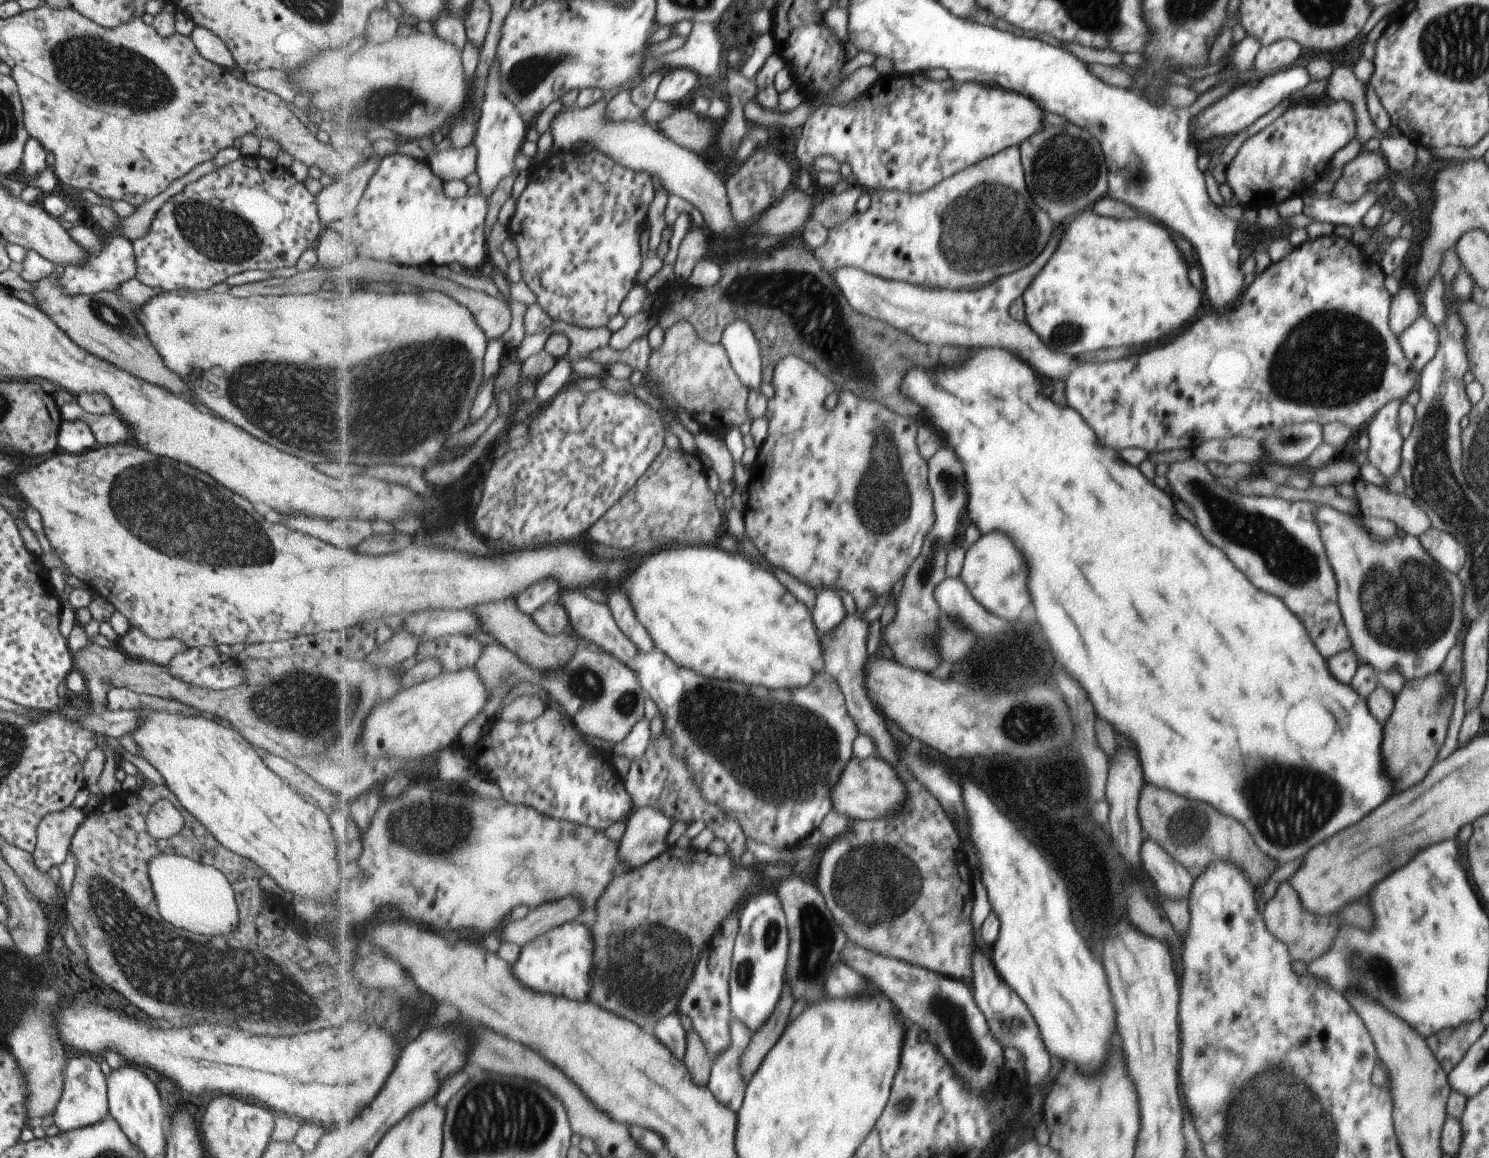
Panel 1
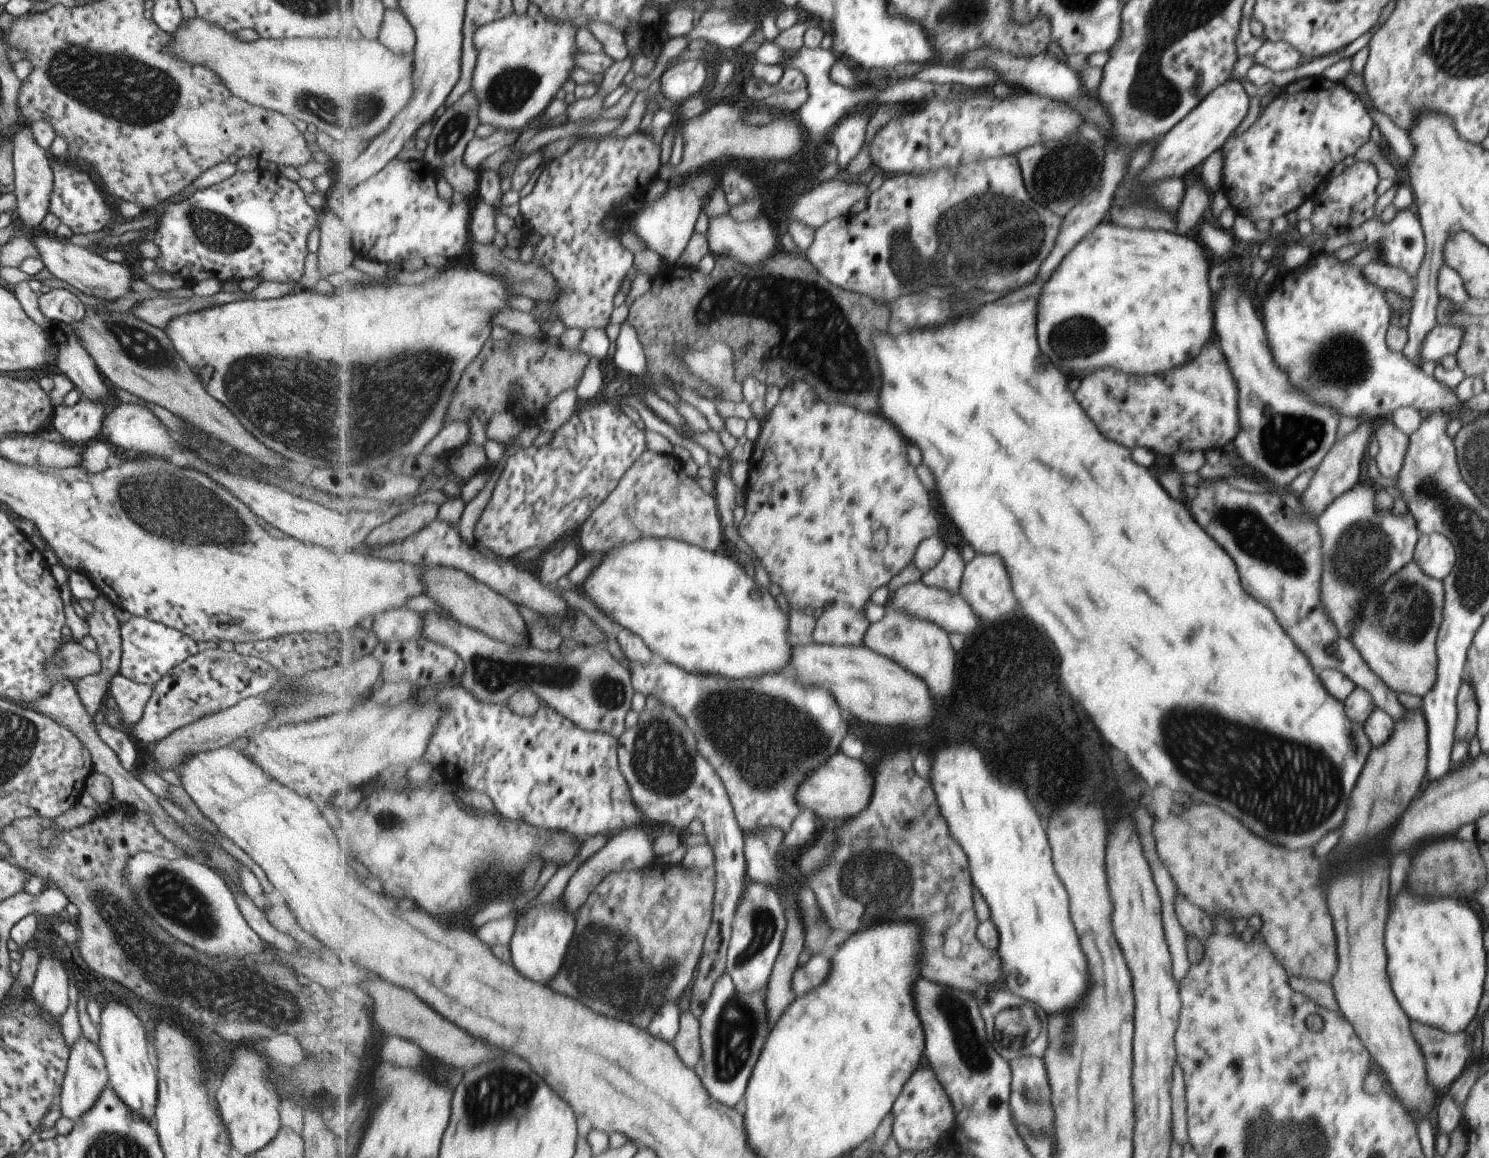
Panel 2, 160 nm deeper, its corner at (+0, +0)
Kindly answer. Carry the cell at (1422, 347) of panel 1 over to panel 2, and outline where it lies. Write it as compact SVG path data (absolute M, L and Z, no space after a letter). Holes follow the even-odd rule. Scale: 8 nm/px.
M1436 325L1423 344L1423 362L1440 364L1444 356L1456 355L1463 344L1465 330L1458 325Z

